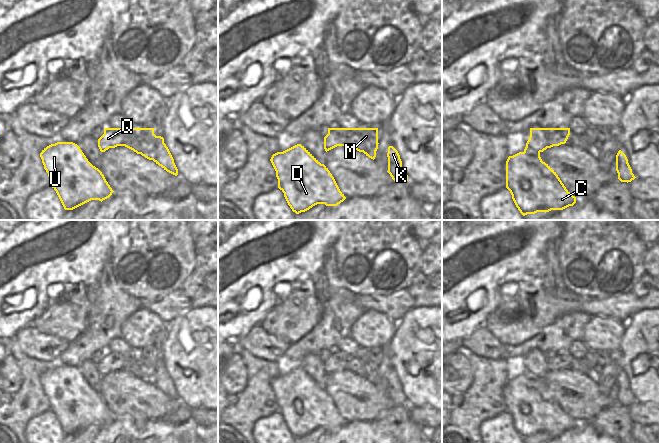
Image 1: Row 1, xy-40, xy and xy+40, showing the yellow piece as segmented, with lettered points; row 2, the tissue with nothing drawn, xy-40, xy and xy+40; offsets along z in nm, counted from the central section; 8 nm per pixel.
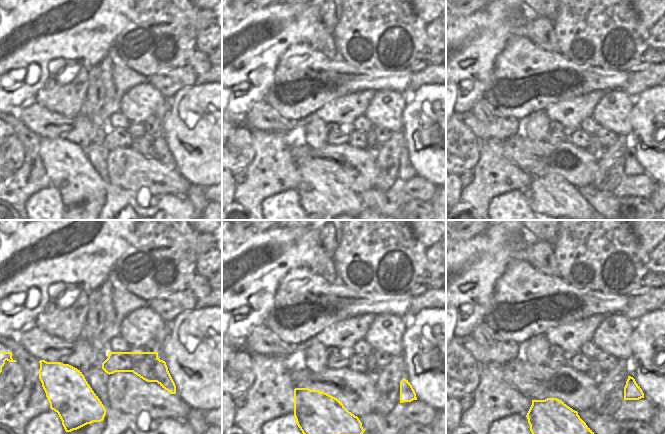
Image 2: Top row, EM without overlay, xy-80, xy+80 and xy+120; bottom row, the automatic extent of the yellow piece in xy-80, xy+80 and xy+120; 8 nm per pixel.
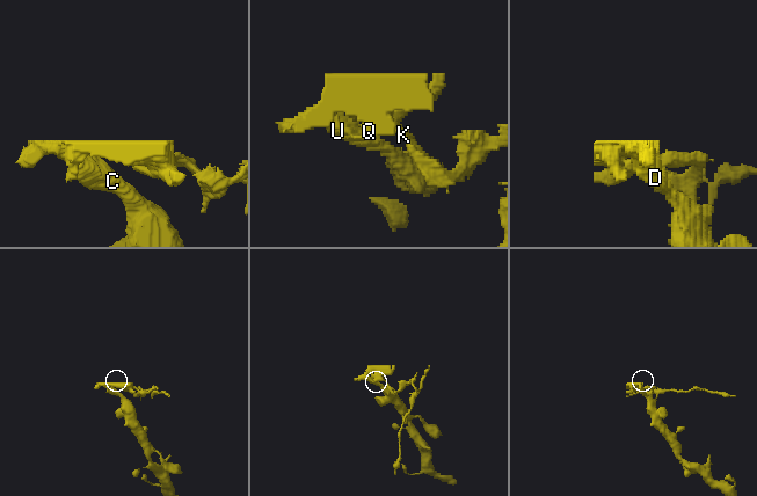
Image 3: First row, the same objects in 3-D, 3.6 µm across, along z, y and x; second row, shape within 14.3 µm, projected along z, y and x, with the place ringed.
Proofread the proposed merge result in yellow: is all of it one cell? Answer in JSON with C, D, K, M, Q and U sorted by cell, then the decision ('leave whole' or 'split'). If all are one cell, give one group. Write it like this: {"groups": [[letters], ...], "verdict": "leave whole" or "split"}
{"groups": [["C", "D", "U"], ["K", "M", "Q"]], "verdict": "split"}

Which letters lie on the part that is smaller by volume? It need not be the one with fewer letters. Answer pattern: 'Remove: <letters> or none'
Remove: K, M, Q

